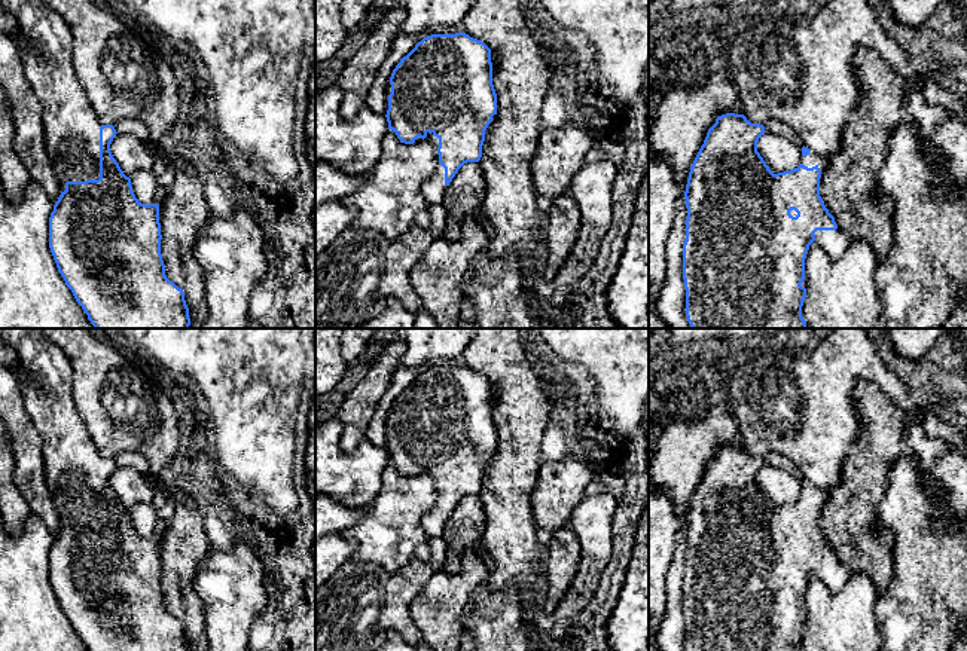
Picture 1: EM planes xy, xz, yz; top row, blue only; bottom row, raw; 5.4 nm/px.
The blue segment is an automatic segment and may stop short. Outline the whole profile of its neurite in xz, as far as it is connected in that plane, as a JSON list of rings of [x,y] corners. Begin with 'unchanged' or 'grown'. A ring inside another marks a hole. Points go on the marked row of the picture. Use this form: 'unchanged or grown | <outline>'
grown | [[[466,33],[431,34],[424,37],[400,59],[385,89],[388,129],[405,144],[430,143],[436,158],[434,172],[421,184],[421,195],[428,204],[442,204],[446,187],[467,162],[479,162],[485,131],[497,114],[497,94],[492,85],[491,49]]]

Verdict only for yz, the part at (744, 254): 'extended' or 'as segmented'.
extended

